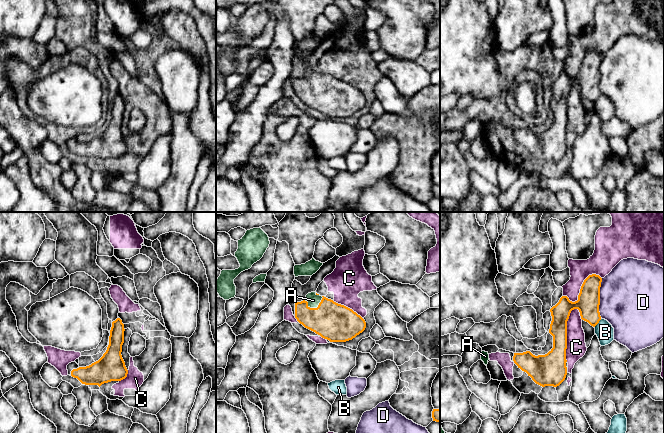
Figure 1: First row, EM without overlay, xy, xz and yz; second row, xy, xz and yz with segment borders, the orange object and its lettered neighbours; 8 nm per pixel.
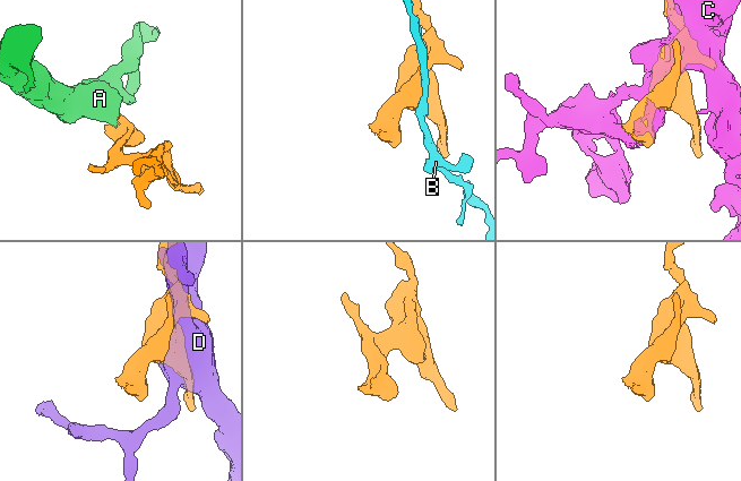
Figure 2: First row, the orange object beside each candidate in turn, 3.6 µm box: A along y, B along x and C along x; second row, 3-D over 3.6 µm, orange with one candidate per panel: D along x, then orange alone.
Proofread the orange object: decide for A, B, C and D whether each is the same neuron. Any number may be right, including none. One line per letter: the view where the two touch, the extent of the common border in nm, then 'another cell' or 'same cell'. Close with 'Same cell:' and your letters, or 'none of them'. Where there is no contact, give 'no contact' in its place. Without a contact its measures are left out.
A: xz | 160 nm | same cell
B: yz | 100 nm | another cell
C: yz | 440 nm | another cell
D: yz | 320 nm | another cell
Same cell: A

